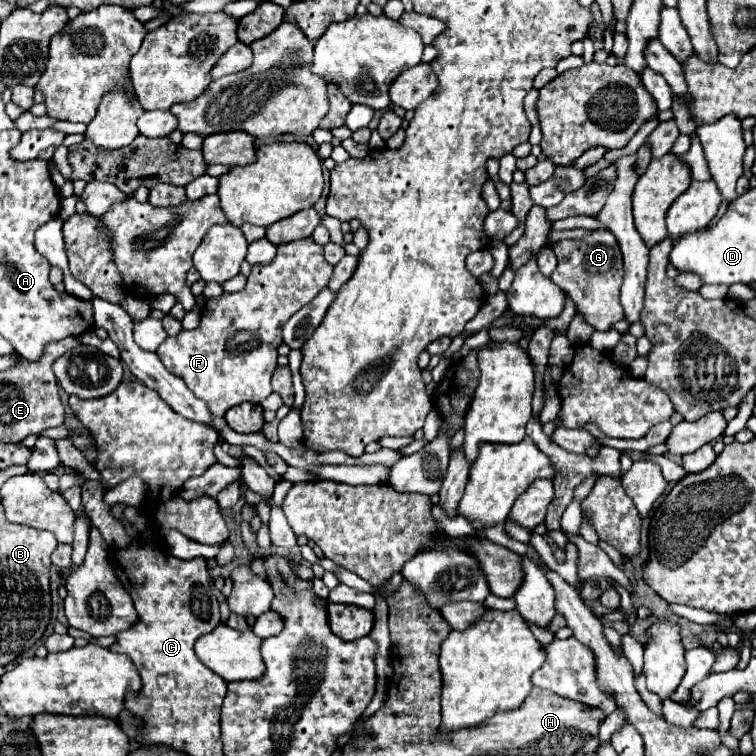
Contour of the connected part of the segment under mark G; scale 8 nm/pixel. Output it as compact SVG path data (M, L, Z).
M594 231L584 239L558 241L554 245L558 267L552 275L552 281L572 297L576 311L600 331L608 331L616 321L624 319L624 309L620 305L620 285L624 277L622 253L616 243L616 237L610 231Z

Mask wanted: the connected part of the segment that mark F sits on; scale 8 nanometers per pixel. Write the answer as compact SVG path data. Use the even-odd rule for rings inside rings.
M312 237L300 239L296 243L278 245L276 257L268 265L252 265L248 275L248 285L240 293L224 293L218 299L208 299L202 309L200 325L192 331L182 329L178 335L168 337L156 351L160 361L168 371L182 377L188 389L202 399L214 415L224 415L230 407L238 403L262 403L270 393L270 377L276 369L278 351L276 347L282 343L280 327L288 321L300 307L310 303L328 283L332 275L332 265L324 257L324 247L316 245Z

